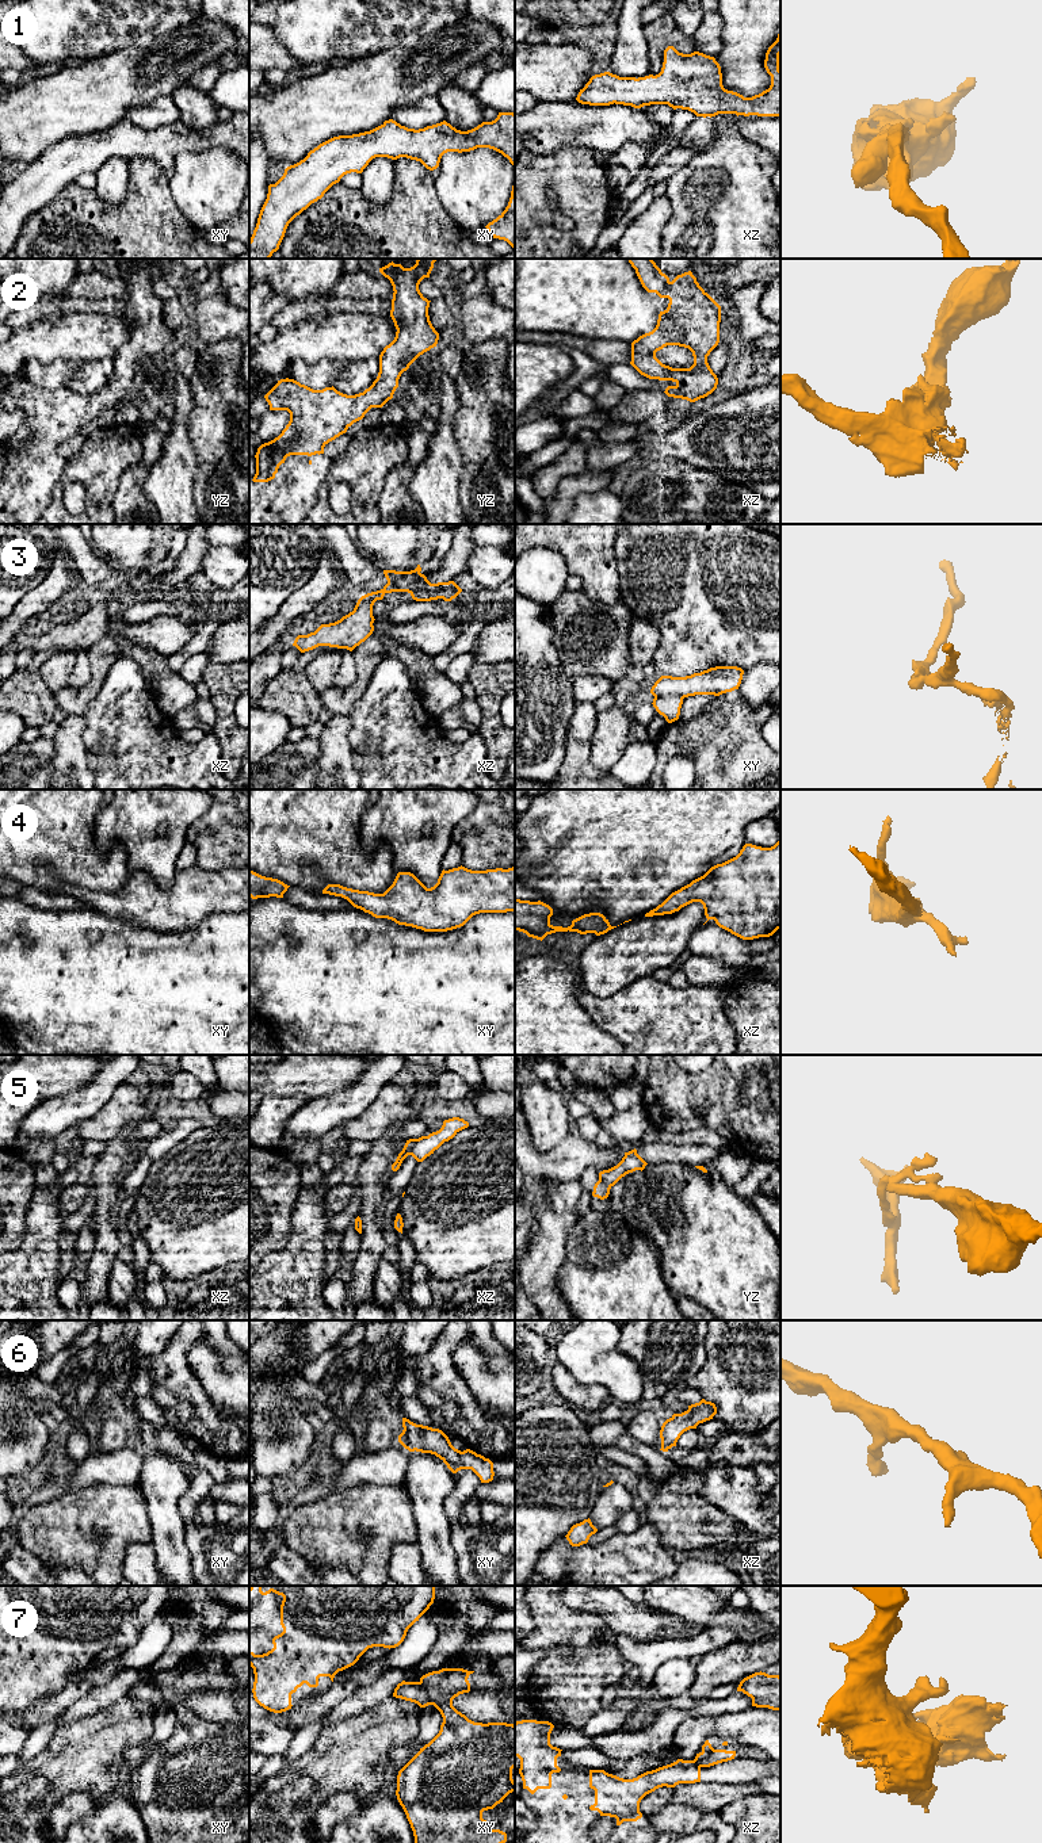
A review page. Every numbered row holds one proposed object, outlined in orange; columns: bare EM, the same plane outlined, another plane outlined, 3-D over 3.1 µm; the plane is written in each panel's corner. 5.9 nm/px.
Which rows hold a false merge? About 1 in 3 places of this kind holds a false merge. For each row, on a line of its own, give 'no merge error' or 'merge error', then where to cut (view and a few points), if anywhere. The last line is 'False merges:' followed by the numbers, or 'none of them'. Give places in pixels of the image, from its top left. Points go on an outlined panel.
1: no merge error | no cut
2: no merge error | no cut
3: merge error | xy (655, 695), (678, 695), (682, 699)
4: no merge error | no cut
5: merge error | xz (416, 1139), (409, 1154)
6: no merge error | no cut
7: merge error | xy (419, 1682), (432, 1704)
False merges: 3, 5, 7

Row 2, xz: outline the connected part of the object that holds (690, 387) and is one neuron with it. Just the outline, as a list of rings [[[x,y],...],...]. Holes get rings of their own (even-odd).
[[[652,259],[627,260],[648,292],[669,299],[656,328],[631,343],[630,364],[649,379],[675,382],[664,391],[668,397],[690,402],[707,397],[718,385],[707,356],[720,343],[721,306],[699,286],[691,271],[671,282]],[[667,345],[688,348],[694,364],[690,368],[663,364],[656,352]]]

